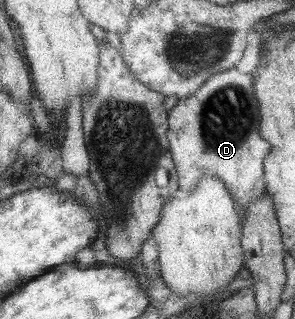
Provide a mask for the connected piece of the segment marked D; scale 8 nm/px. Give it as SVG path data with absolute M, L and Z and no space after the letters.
M234 68L223 70L205 80L195 94L178 100L171 108L170 132L166 133L166 140L171 145L170 153L174 158L175 172L178 173L179 192L191 192L204 174L210 174L223 184L226 191L234 197L235 204L241 206L243 211L247 211L249 204L264 194L265 170L262 163L270 153L270 145L259 132L258 102L254 97L251 80L249 74L241 74Z

